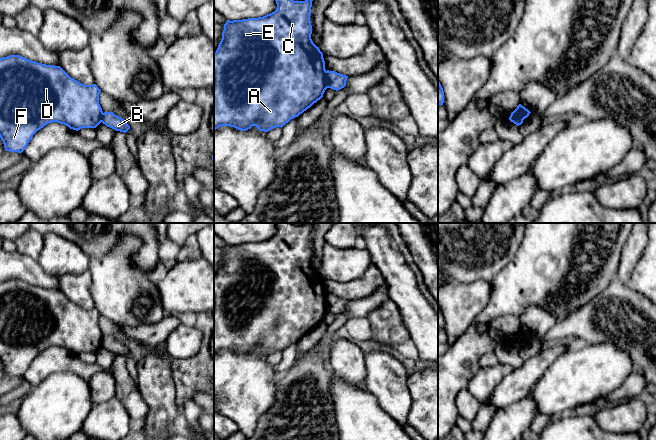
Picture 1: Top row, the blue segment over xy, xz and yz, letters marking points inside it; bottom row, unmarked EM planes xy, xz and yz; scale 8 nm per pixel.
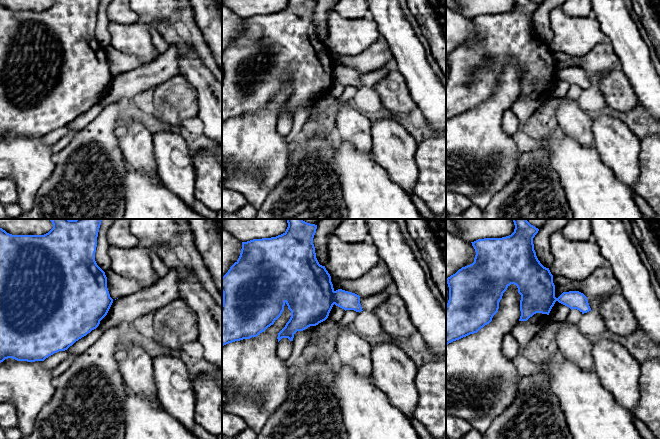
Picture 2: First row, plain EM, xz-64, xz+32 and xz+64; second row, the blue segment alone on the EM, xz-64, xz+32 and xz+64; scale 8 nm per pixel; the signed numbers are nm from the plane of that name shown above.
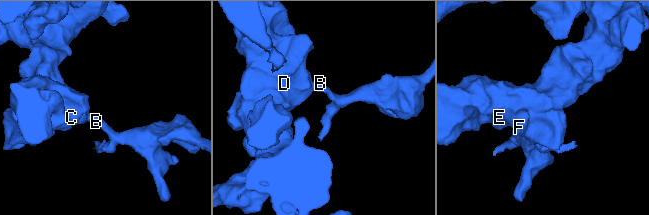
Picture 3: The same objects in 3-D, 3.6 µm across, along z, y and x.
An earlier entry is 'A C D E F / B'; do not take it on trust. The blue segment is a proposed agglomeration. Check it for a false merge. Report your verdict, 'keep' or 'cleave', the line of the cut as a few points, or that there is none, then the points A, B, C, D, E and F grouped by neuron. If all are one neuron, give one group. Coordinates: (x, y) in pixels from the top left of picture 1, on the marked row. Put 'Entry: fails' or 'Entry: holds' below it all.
cleave; cut in xz along (325, 71), (328, 87); A C D E F / B
Entry: holds

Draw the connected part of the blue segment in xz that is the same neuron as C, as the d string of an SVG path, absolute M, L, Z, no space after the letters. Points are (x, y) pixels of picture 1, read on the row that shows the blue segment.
M275 0L277 8L263 17L227 20L214 53L214 131L221 126L246 131L256 126L268 132L283 127L323 97L328 88L325 61L312 39L310 22L313 0Z

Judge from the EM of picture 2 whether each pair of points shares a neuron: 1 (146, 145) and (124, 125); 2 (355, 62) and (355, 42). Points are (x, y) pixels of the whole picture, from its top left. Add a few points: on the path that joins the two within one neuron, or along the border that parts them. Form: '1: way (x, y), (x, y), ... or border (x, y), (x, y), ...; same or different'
1: way (141, 142), (129, 130); same
2: border (375, 42), (358, 54), (339, 54); different

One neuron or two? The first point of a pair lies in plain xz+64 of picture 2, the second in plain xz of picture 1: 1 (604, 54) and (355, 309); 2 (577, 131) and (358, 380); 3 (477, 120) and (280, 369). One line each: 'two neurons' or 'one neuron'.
1: two neurons
2: one neuron
3: two neurons

